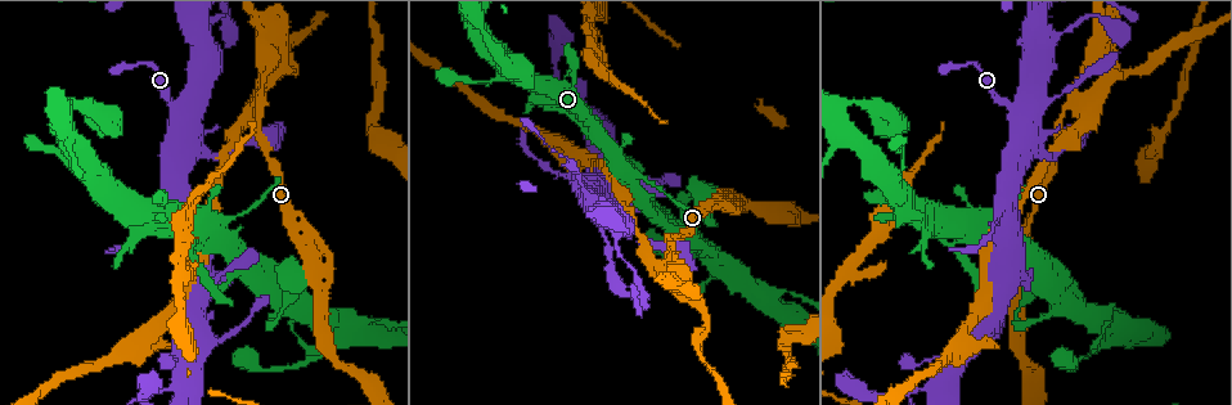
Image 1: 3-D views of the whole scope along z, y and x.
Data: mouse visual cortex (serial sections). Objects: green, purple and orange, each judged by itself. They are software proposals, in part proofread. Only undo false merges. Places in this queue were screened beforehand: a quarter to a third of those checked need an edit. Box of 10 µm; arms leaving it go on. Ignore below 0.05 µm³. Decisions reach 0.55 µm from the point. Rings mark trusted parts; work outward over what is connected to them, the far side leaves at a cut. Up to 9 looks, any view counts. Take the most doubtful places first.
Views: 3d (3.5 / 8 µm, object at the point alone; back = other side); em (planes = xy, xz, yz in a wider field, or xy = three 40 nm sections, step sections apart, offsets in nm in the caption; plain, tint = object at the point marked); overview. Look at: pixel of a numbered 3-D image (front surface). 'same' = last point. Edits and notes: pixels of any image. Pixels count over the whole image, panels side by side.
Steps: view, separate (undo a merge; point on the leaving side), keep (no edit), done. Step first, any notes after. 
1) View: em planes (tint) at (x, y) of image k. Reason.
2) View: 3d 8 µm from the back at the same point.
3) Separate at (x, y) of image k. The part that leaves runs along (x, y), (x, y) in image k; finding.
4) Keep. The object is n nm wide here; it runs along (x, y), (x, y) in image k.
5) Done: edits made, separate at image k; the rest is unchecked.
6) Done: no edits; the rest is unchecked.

View: 3d 8 µm at (1082, 105) of image 1. A narrow waist.

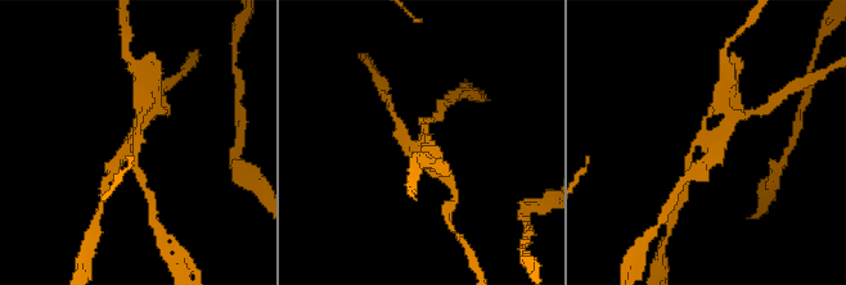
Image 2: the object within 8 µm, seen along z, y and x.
View: em xy step 2 (tint) at the same point. Shape alone is not enough.

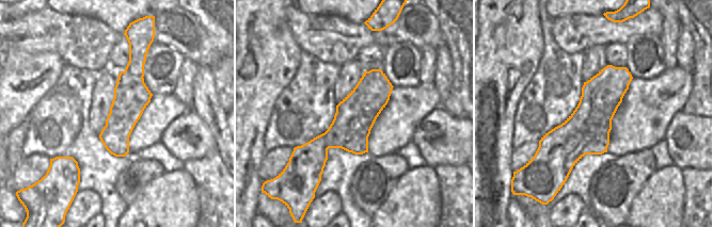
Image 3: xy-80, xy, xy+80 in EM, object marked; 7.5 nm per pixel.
Separate at (723, 144) of image 2. The part that leaves runs along (702, 141), (716, 152), (692, 171) in image 2; two cells meet here.

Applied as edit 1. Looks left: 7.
View: overview. Redraw.

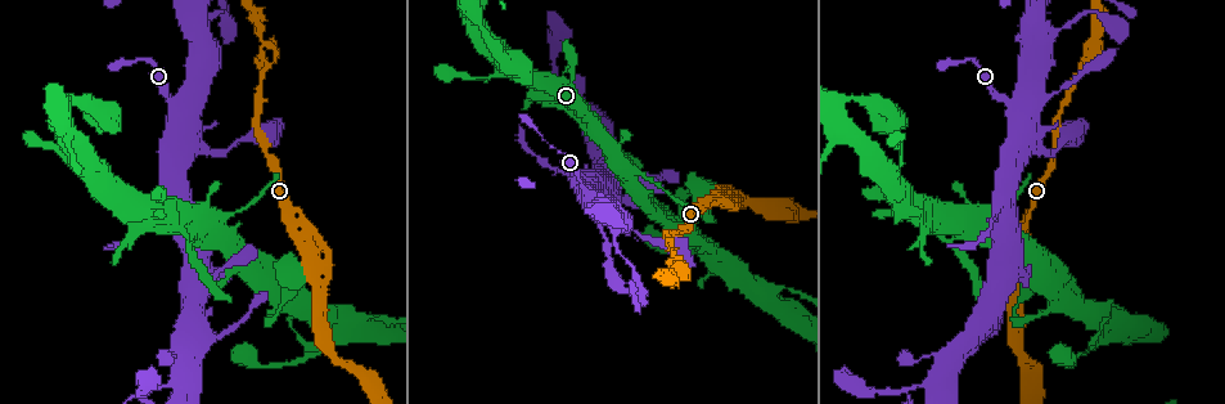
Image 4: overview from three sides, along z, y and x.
View: 3d 8 µm at (303, 238) of image 4. A fork.

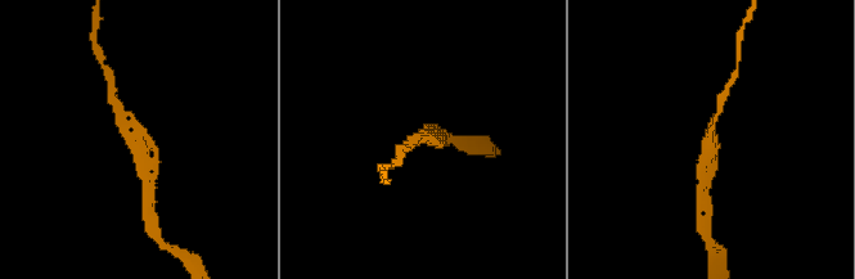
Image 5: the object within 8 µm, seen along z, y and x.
View: em planes (tint) at the same point.

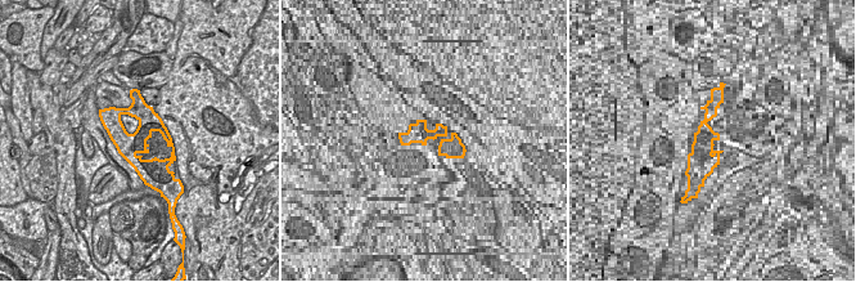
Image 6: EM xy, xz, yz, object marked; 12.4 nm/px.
Keep. It runs along (135, 97), (145, 178) in image 6; continuous, no second cell.

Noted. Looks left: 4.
View: 3d 3.5 µm at (233, 332) of image 4.

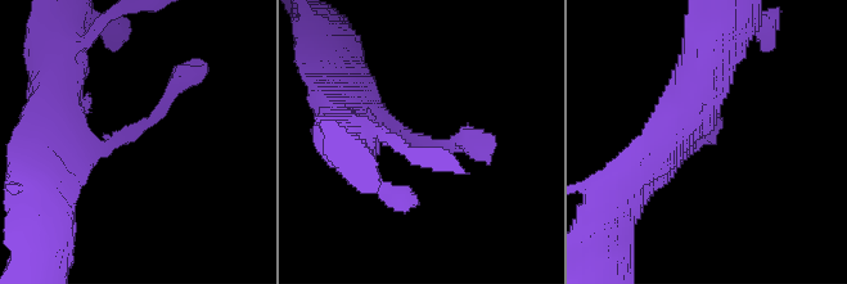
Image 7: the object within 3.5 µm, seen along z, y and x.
View: em xy step 1 (tint) at (132, 136) of image 7. Shape alone is not enough.

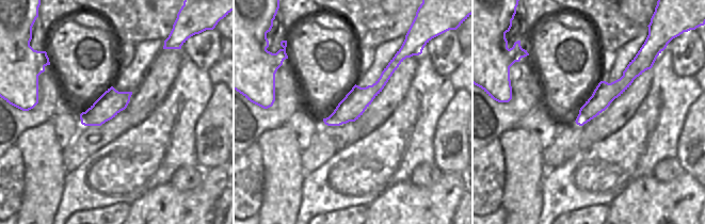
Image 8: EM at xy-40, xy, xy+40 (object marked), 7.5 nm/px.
Keep. The object is 190 nm wide here; it runs along (400, 59), (368, 94), (326, 121) in image 8; one cell here.

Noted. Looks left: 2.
View: 3d 3.5 µm from the back at (953, 248) of image 4. Calibre changes.

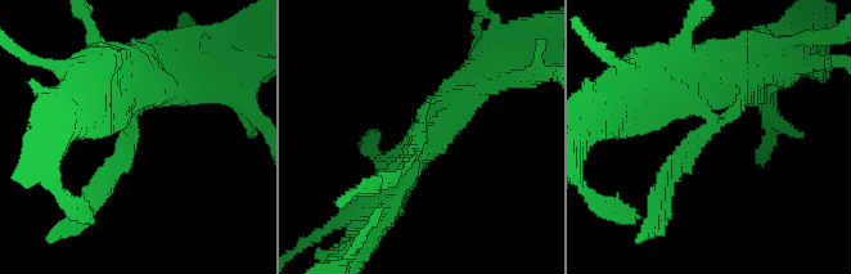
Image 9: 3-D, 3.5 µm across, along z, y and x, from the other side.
Separate at (126, 158) of image 9. The part that leaves runs along (712, 124), (660, 187), (653, 219) in image 9; two cells meet here.

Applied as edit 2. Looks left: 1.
Done: edits made, separate at image 2, separate at image 9; the rest is unchecked.

